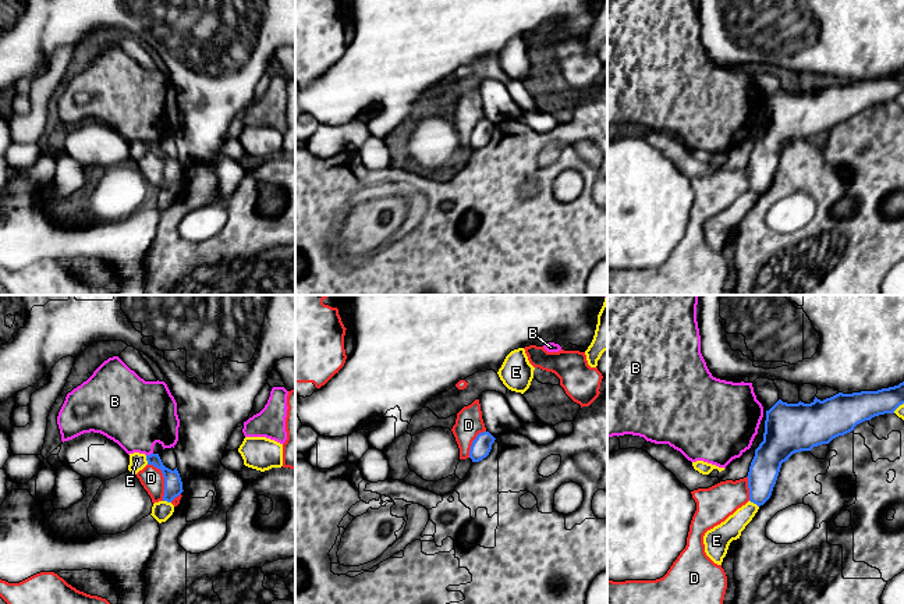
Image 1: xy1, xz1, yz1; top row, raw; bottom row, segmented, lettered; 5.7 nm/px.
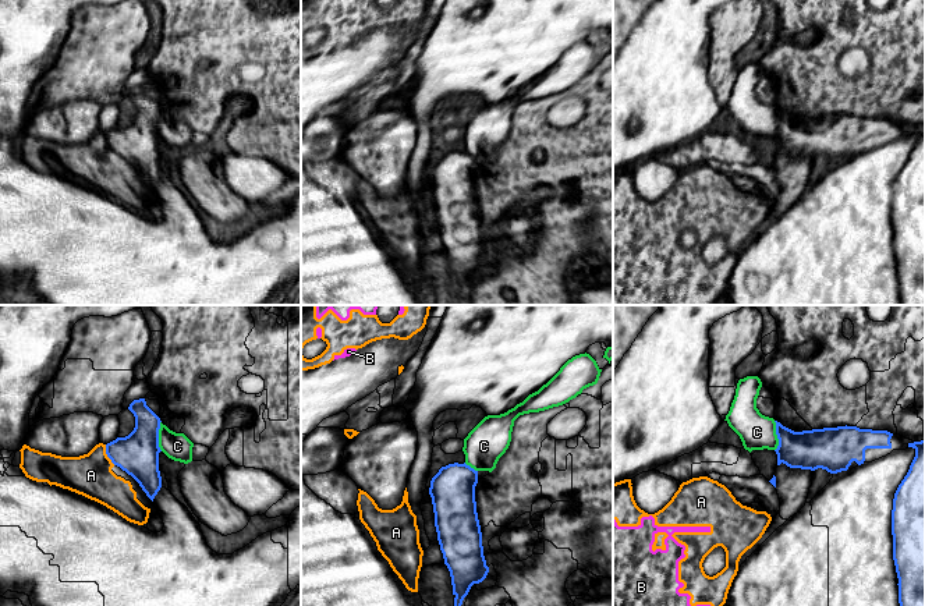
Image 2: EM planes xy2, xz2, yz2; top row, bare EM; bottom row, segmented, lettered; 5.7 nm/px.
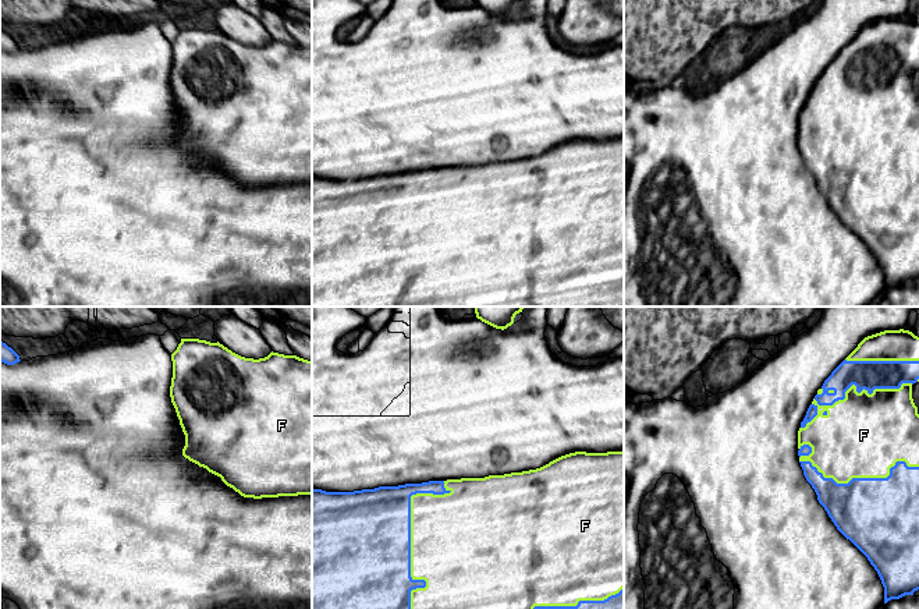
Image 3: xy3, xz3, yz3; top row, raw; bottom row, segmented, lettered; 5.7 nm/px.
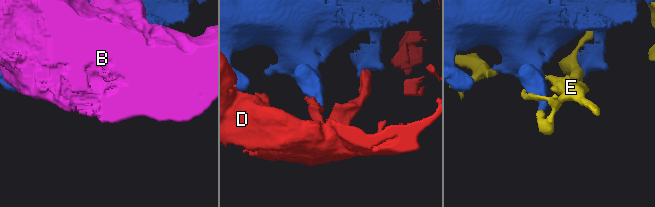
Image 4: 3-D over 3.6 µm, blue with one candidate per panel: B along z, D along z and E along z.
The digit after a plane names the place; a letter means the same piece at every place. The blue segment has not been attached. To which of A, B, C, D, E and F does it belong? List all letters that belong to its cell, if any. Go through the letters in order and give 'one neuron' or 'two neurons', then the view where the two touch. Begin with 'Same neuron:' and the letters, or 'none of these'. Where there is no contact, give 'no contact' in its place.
Same neuron: F
A: two neurons; meets blue in xy2
B: two neurons; meets blue in xy1
C: two neurons; meets blue in xy2
D: two neurons; meets blue in xy1
E: two neurons; meets blue in xy1
F: one neuron; meets blue in xz3

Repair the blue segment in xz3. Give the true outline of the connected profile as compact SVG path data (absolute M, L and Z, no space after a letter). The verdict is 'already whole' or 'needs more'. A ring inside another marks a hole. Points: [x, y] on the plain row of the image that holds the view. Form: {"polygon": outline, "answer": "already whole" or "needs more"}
{"polygon": "M575 139L529 159L429 169L354 180L312 177L312 307L624 307L624 139Z", "answer": "needs more"}

